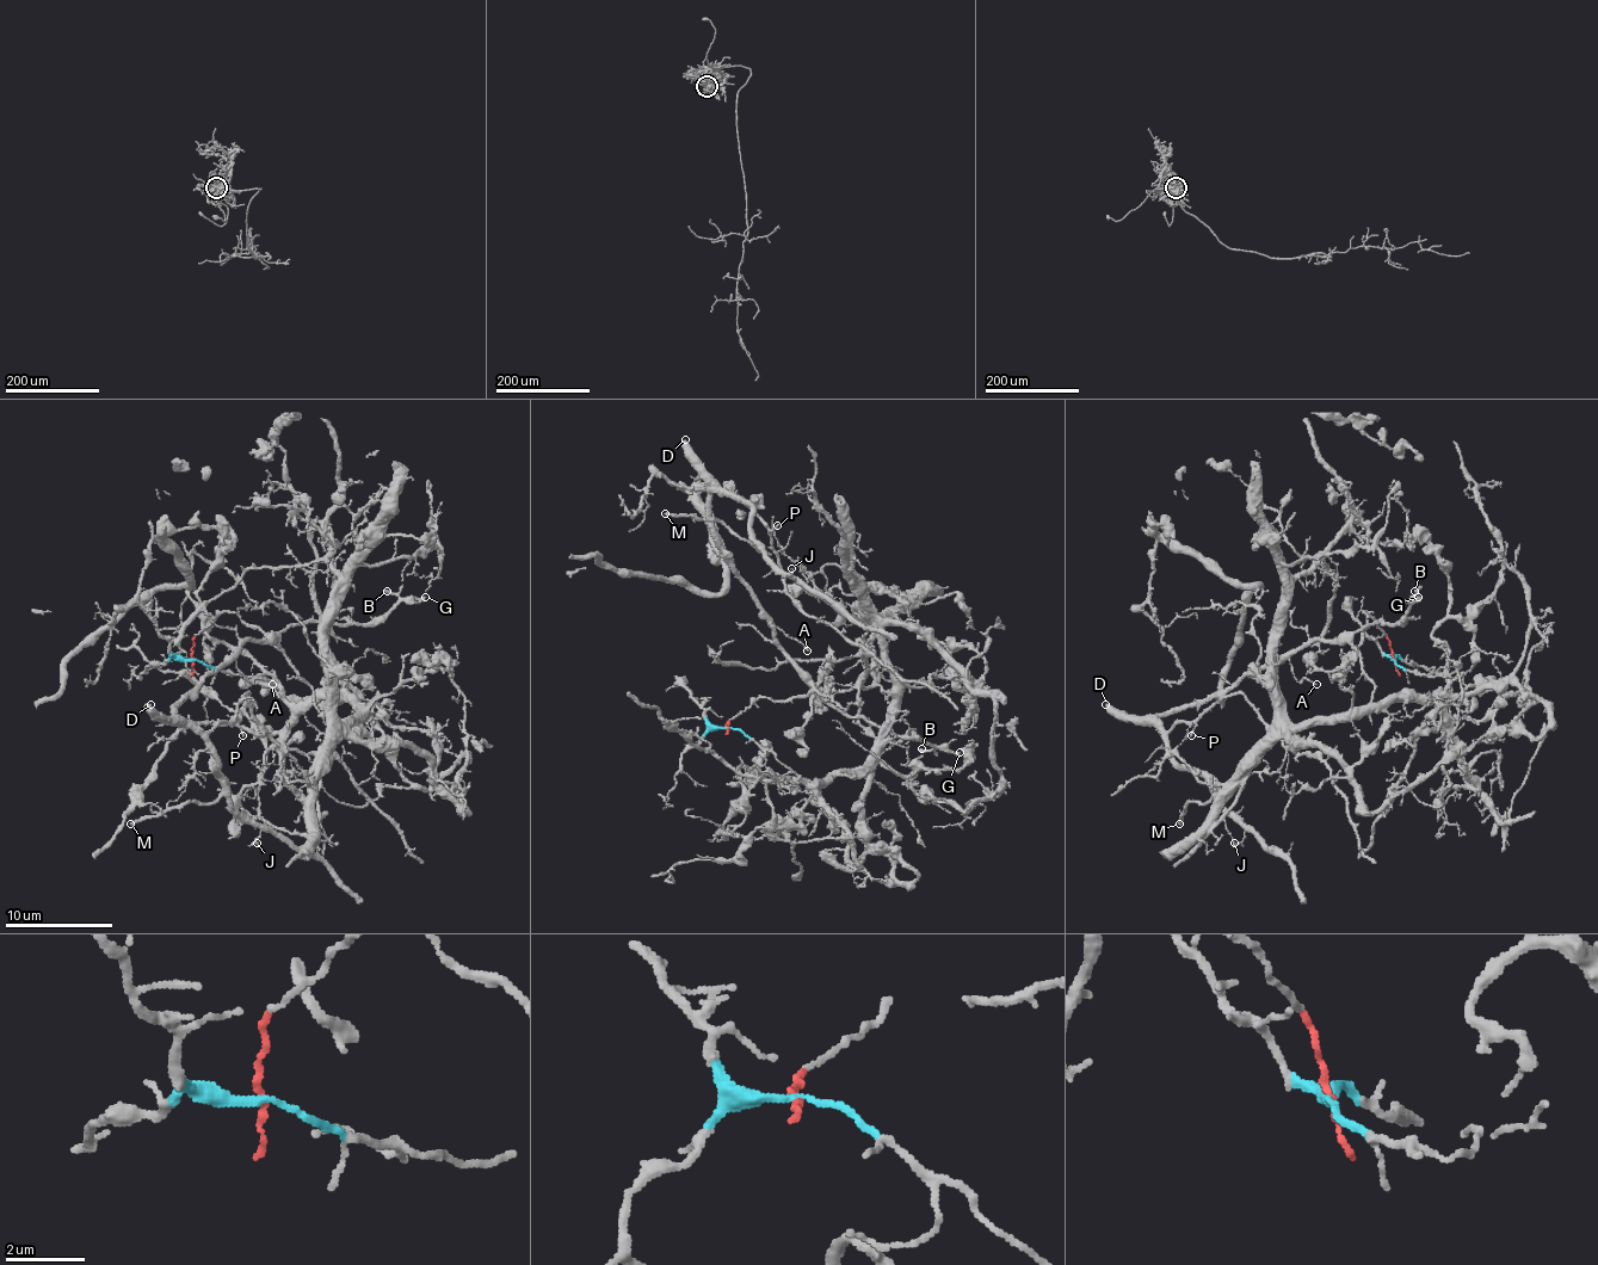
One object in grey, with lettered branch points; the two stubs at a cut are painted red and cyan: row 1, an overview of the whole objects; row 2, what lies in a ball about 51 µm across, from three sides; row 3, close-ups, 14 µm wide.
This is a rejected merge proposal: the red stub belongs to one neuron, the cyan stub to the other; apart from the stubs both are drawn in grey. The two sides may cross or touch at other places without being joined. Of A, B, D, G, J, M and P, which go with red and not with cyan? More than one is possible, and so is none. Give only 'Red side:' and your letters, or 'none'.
Red side: A, B, D, G, J, M, P

